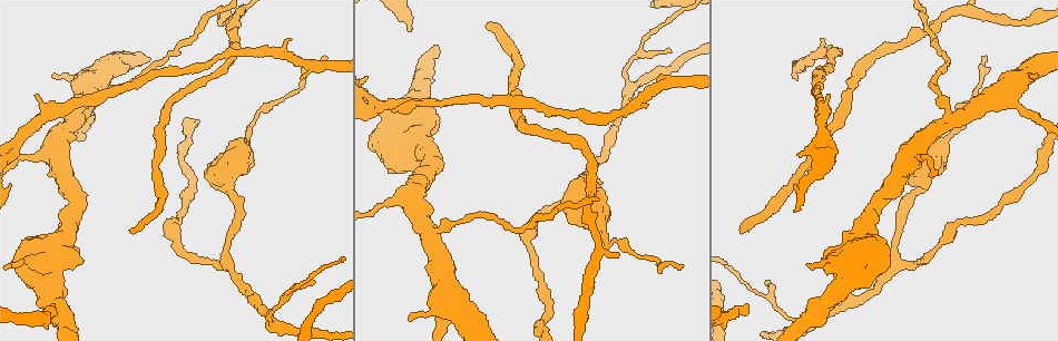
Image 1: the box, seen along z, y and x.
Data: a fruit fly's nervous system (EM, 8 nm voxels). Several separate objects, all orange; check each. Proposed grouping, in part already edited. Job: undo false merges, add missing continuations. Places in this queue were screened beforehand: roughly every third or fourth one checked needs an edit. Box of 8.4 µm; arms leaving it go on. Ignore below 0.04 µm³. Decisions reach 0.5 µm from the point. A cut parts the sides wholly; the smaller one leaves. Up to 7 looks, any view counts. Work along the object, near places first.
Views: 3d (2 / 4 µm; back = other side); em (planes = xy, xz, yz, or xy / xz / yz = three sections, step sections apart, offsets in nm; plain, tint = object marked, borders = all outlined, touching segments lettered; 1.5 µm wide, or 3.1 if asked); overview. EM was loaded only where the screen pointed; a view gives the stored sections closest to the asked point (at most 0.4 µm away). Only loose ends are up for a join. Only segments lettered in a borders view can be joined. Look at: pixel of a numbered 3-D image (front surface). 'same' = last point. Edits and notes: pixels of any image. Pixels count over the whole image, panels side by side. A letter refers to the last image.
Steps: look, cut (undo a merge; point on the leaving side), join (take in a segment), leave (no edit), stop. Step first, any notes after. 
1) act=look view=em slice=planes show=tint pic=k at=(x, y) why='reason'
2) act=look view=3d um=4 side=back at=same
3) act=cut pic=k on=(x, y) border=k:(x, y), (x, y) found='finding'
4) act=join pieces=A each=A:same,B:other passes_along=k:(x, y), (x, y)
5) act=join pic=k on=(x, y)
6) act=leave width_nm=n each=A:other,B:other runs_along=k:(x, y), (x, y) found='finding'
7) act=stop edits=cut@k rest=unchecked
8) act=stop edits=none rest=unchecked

act=look view=em slice=planes show=borders pic=1 at=(742, 232) why='free end'

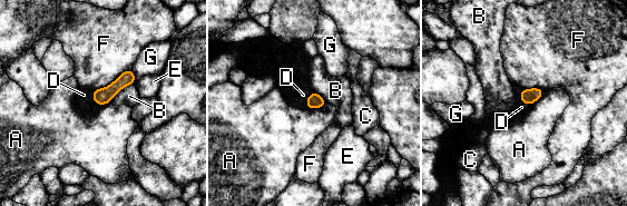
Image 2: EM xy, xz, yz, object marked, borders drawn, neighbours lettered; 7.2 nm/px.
act=join pieces=D longest_contact=F:340nm each=A:other,B:other,C:other,D:same,E:other,F:other,G:other passes_along=2:(527, 96), (520, 99), (521, 107) found='the cell continues'

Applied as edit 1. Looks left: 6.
act=look view=em slice=planes show=tint pic=1 at=(628, 88) why='branch point'

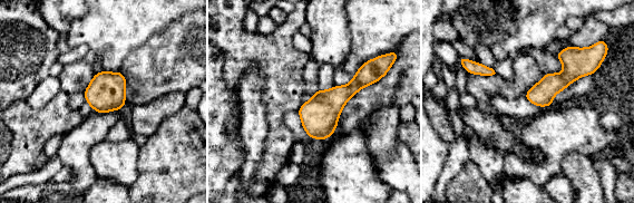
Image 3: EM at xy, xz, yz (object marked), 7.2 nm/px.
act=look view=em slice=planes show=borders at=same

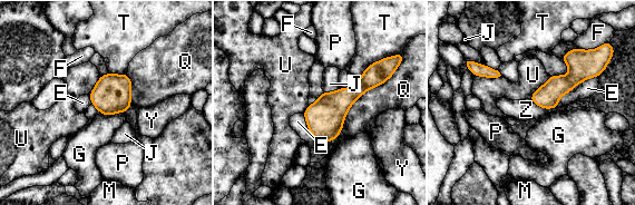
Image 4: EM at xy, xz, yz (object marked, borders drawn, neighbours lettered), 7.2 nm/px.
act=leave each=E:other,F:other,G:other,J:other,M:other,P:other,Q:other,T:other,U:other,Y:other,Z:other found='one cell here'

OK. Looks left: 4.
act=look view=overview

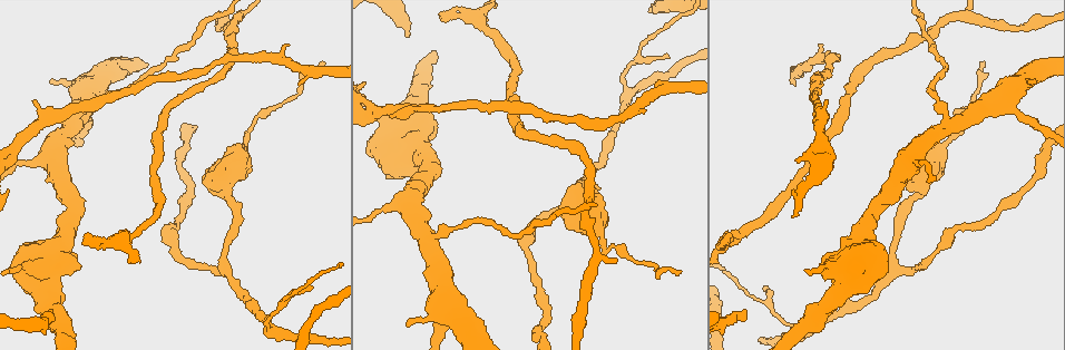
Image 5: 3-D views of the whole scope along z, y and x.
act=look view=em slice=yz step=4 show=tint pic=5 at=(1035, 81) why='tapers out'

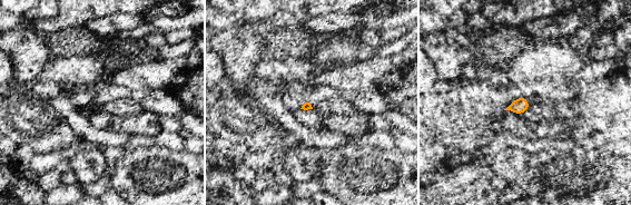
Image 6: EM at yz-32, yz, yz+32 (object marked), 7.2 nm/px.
act=look view=em slice=planes show=borders at=same

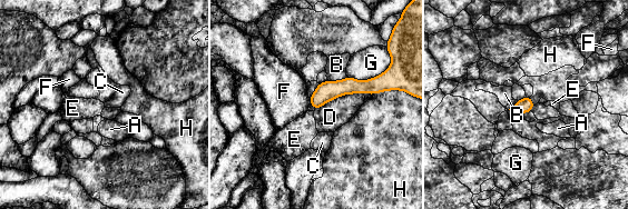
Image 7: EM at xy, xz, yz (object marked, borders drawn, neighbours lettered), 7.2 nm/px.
act=leave each=A:other,B:other,C:other,D:other,E:other,F:other,G:other,H:other found='no lettered segment goes on from it'

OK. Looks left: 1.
act=stop edits=join@2 rest=unchecked

